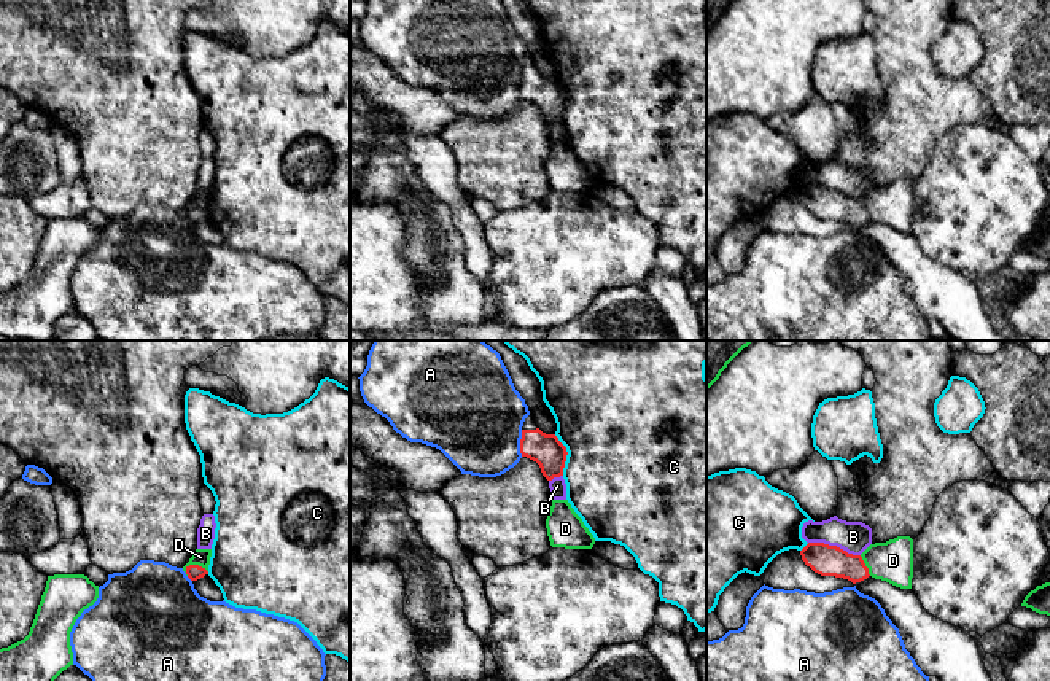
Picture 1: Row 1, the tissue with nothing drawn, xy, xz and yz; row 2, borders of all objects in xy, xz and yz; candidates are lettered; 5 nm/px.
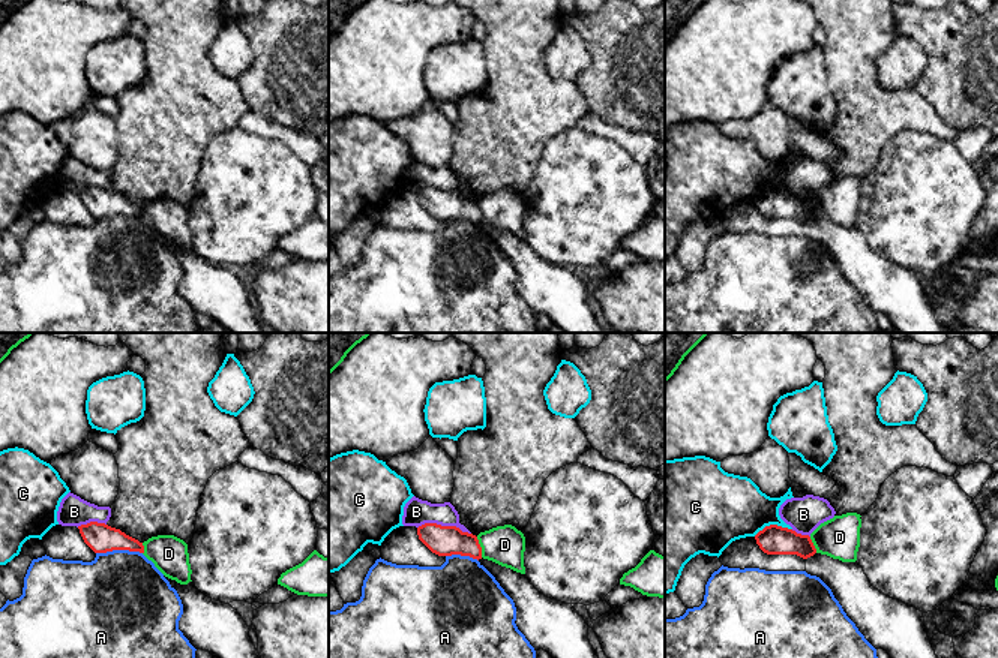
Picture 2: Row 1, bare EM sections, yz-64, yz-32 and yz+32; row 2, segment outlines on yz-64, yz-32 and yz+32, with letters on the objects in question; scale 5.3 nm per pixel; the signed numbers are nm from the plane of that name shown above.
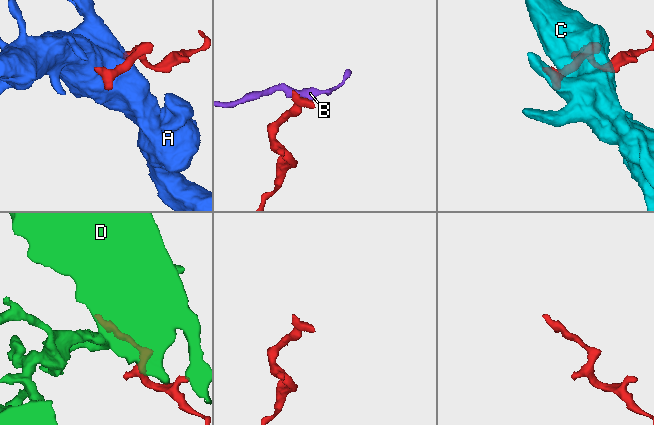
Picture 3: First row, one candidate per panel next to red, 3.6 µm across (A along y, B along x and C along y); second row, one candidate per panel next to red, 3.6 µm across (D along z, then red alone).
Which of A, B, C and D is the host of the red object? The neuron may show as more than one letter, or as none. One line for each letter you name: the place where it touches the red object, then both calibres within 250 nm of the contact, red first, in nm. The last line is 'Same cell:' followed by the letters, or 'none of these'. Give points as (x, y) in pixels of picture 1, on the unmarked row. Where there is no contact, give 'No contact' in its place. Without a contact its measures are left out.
D: Touches red at xy (196, 209). Thickness 80 nm (red) against 90 nm
Same cell: D

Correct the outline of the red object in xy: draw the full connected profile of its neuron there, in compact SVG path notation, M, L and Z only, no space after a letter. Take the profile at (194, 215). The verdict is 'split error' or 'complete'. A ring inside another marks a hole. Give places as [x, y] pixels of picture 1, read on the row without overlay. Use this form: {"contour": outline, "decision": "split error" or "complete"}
{"contour": "M196 193L189 205L183 210L183 215L191 224L197 224L208 218L212 193Z", "decision": "split error"}

